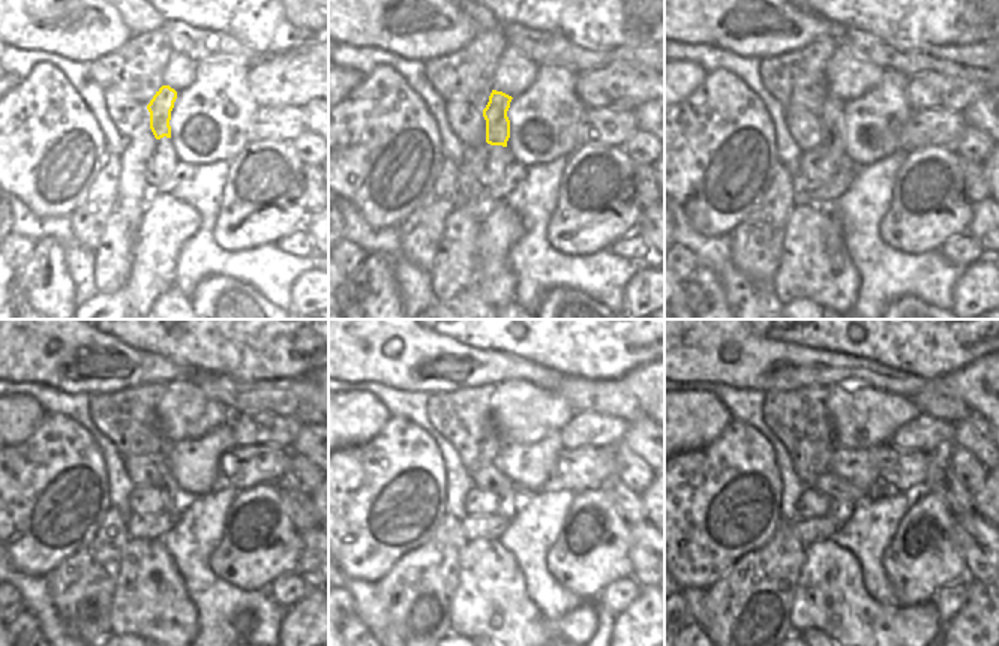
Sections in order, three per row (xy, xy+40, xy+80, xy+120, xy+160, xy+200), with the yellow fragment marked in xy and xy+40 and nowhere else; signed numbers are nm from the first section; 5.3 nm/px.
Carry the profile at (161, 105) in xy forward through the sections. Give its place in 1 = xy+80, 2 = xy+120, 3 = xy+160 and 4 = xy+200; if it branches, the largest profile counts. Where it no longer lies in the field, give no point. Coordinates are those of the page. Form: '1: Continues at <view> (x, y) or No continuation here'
1: Continues at xy+80 (833, 131)
2: Continues at xy+120 (173, 496)
3: Continues at xy+160 (509, 505)
4: Continues at xy+200 (840, 511)

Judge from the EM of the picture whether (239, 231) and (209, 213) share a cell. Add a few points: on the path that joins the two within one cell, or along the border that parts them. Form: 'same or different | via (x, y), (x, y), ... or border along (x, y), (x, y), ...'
different | border along (225, 183), (213, 239), (230, 251)

